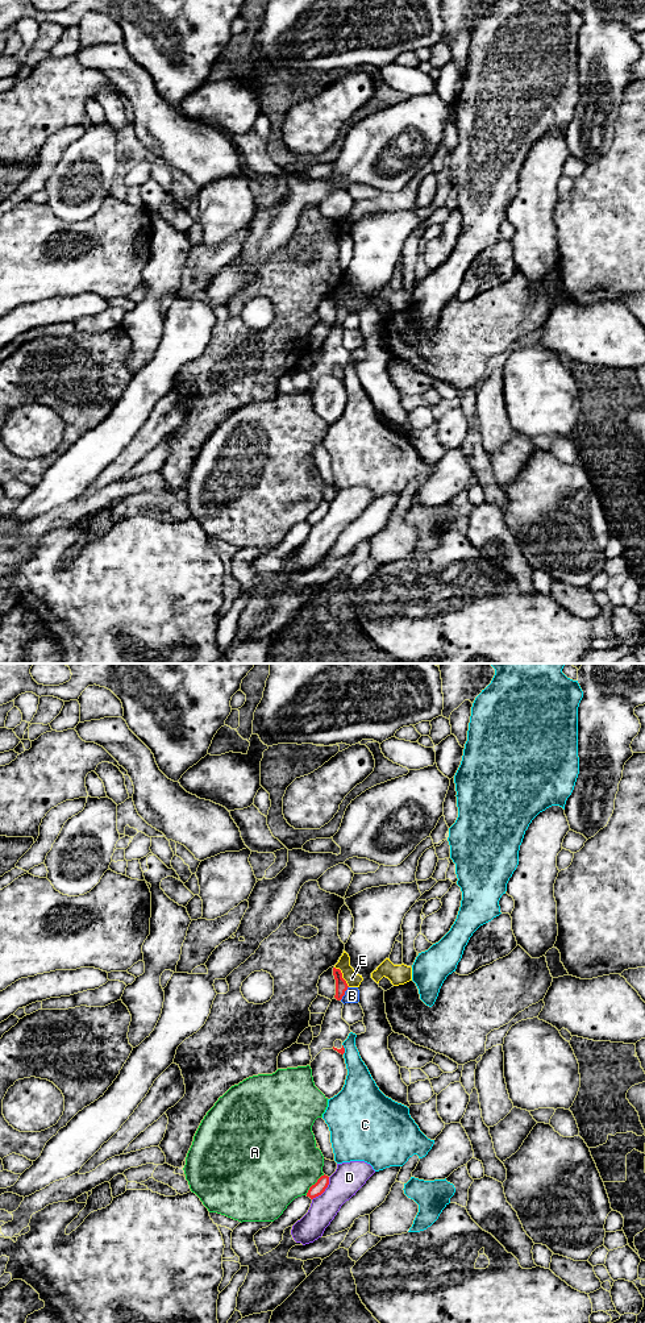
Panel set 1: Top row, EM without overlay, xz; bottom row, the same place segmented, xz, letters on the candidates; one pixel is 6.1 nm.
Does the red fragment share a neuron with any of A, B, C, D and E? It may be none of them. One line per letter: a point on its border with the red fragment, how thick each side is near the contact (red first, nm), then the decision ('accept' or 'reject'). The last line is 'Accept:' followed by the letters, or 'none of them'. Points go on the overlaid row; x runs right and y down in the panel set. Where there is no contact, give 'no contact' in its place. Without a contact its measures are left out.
A: xz (315, 1184) | 80/460 nm | reject
B: xz (344, 993) | 80/100 nm | reject
C: xz (344, 1049) | 40/190 nm | reject
D: xz (324, 1190) | 80/190 nm | reject
E: xz (341, 976) | 80/90 nm | reject
Accept: none of them

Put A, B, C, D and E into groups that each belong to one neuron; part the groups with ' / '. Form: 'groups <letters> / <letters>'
groups A / B / C / D / E

